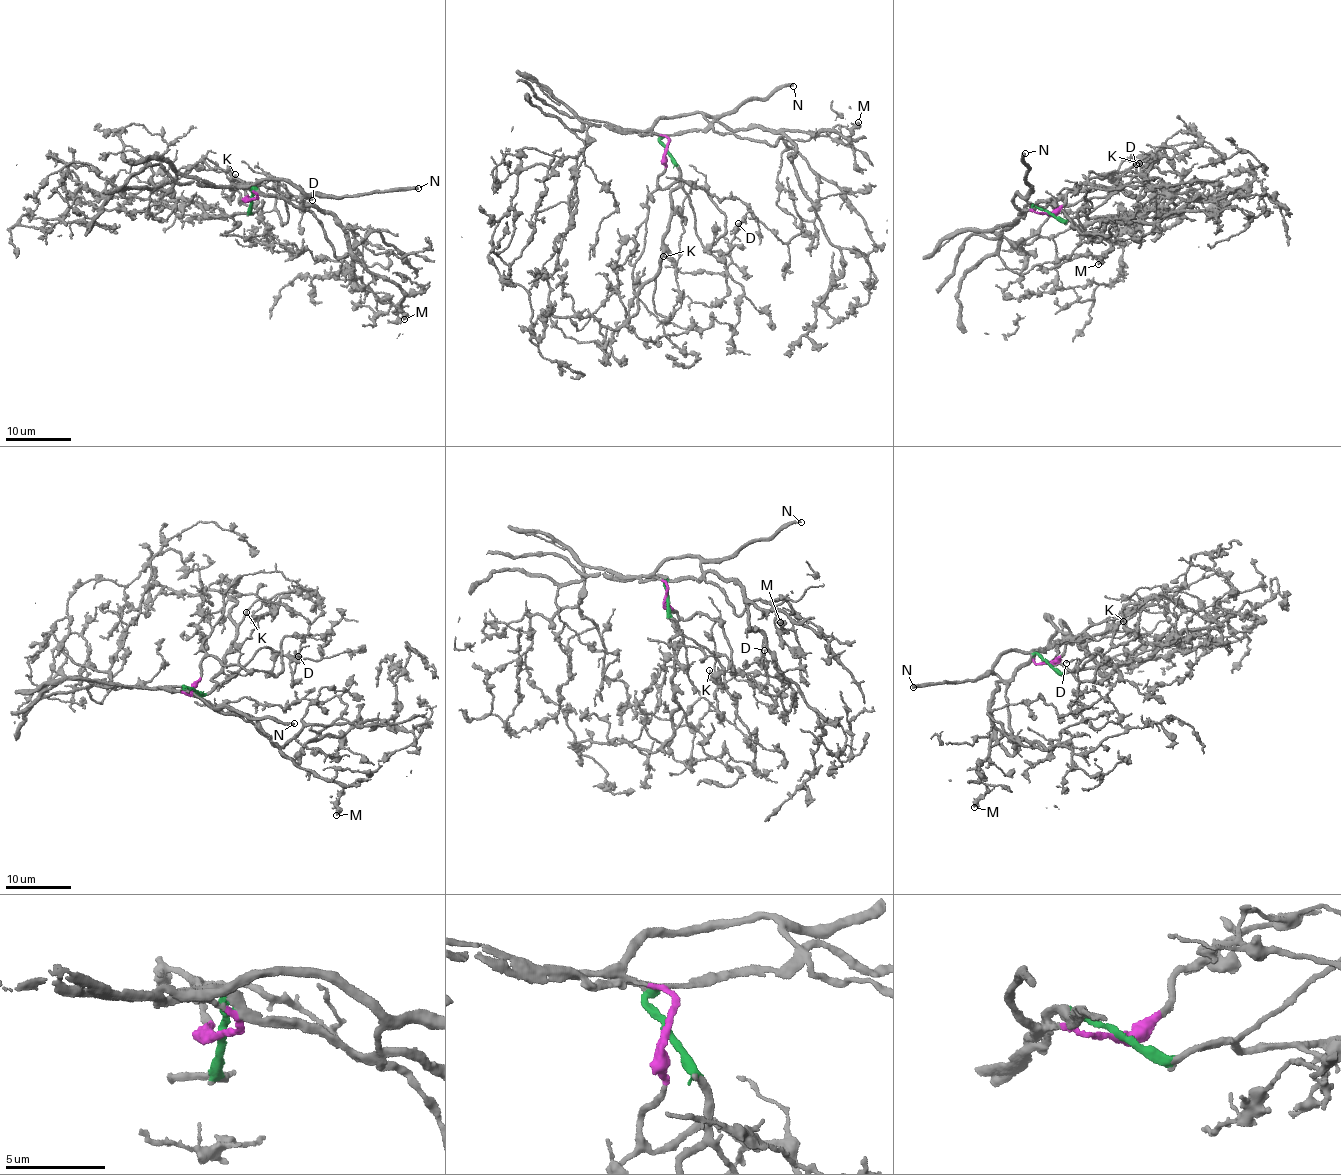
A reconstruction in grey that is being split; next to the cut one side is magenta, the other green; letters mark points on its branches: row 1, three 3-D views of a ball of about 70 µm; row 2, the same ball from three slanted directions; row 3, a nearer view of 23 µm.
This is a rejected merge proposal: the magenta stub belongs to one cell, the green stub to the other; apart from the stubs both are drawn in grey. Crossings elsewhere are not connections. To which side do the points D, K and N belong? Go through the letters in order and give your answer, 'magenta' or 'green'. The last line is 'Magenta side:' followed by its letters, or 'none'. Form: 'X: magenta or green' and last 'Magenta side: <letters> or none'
D: magenta
K: magenta
N: magenta
Magenta side: D, K, N

